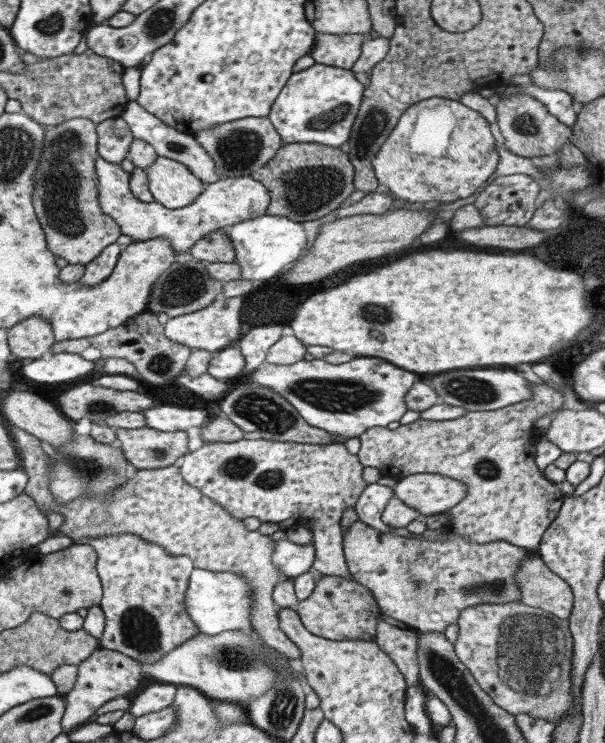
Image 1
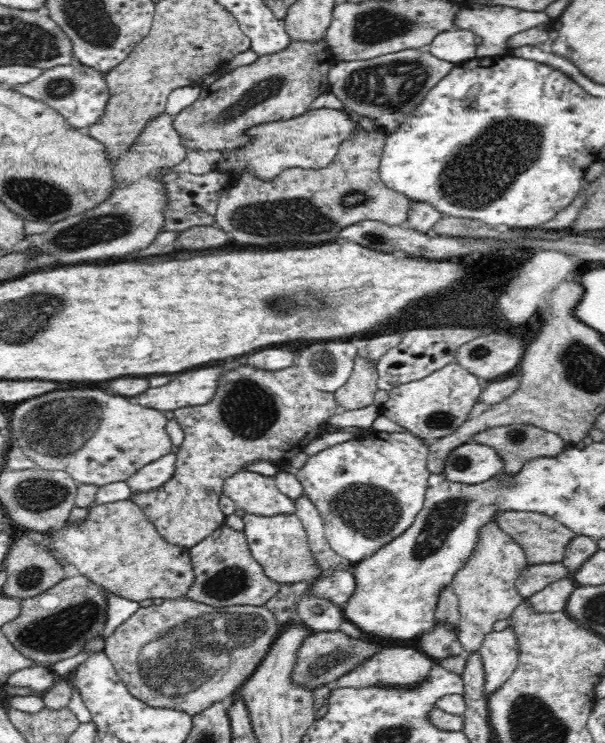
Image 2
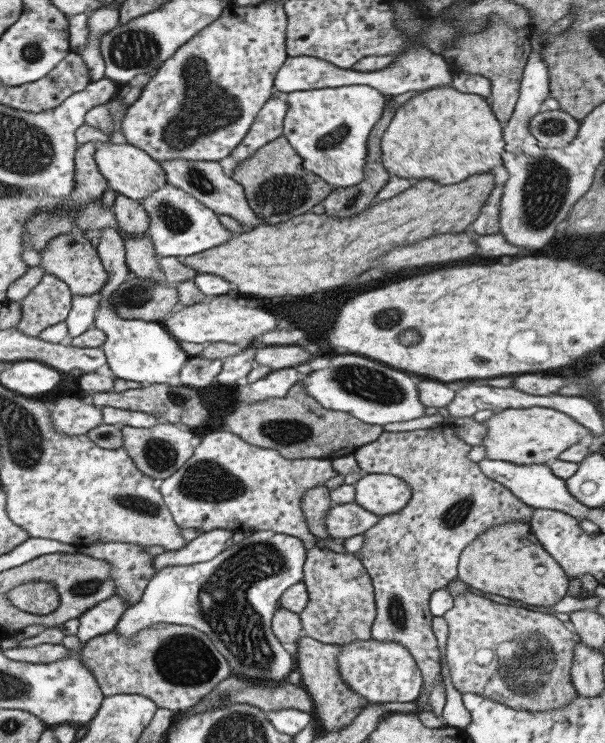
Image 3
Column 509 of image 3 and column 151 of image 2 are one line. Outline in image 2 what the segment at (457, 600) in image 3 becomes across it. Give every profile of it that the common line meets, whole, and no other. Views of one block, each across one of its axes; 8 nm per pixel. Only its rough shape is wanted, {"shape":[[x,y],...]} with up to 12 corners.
{"shape":[[164,600],[107,636],[132,696],[194,716],[278,636],[263,606]]}

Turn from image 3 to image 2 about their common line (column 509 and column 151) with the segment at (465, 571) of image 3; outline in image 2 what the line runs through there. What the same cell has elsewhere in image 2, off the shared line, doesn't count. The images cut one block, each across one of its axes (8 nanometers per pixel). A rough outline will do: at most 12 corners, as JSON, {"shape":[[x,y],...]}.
{"shape":[[132,499],[44,534],[122,598],[184,600],[190,549]]}

